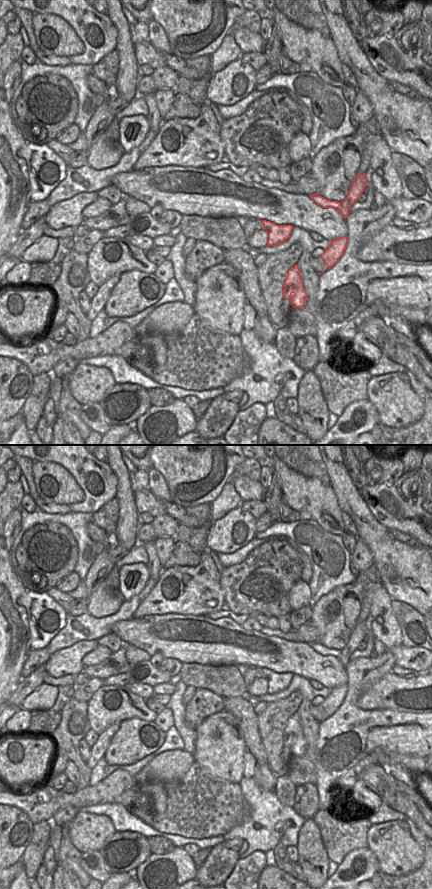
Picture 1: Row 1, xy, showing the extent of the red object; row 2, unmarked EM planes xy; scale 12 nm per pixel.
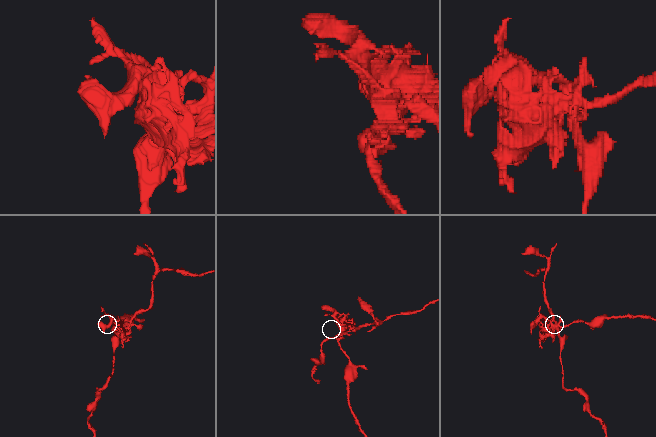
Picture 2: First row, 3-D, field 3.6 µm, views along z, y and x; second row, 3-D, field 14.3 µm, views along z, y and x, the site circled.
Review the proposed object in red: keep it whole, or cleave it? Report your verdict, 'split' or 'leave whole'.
split

